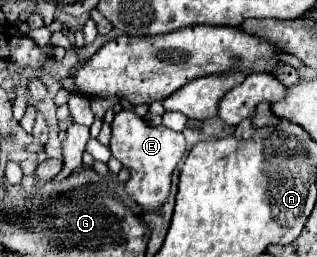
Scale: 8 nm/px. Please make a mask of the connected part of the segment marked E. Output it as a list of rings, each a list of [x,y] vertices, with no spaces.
[[[121,110],[111,122],[111,152],[129,170],[129,180],[125,182],[127,196],[139,204],[145,212],[159,210],[171,190],[171,174],[177,162],[185,154],[185,138],[181,132],[171,132],[163,126],[149,126],[133,110]]]

